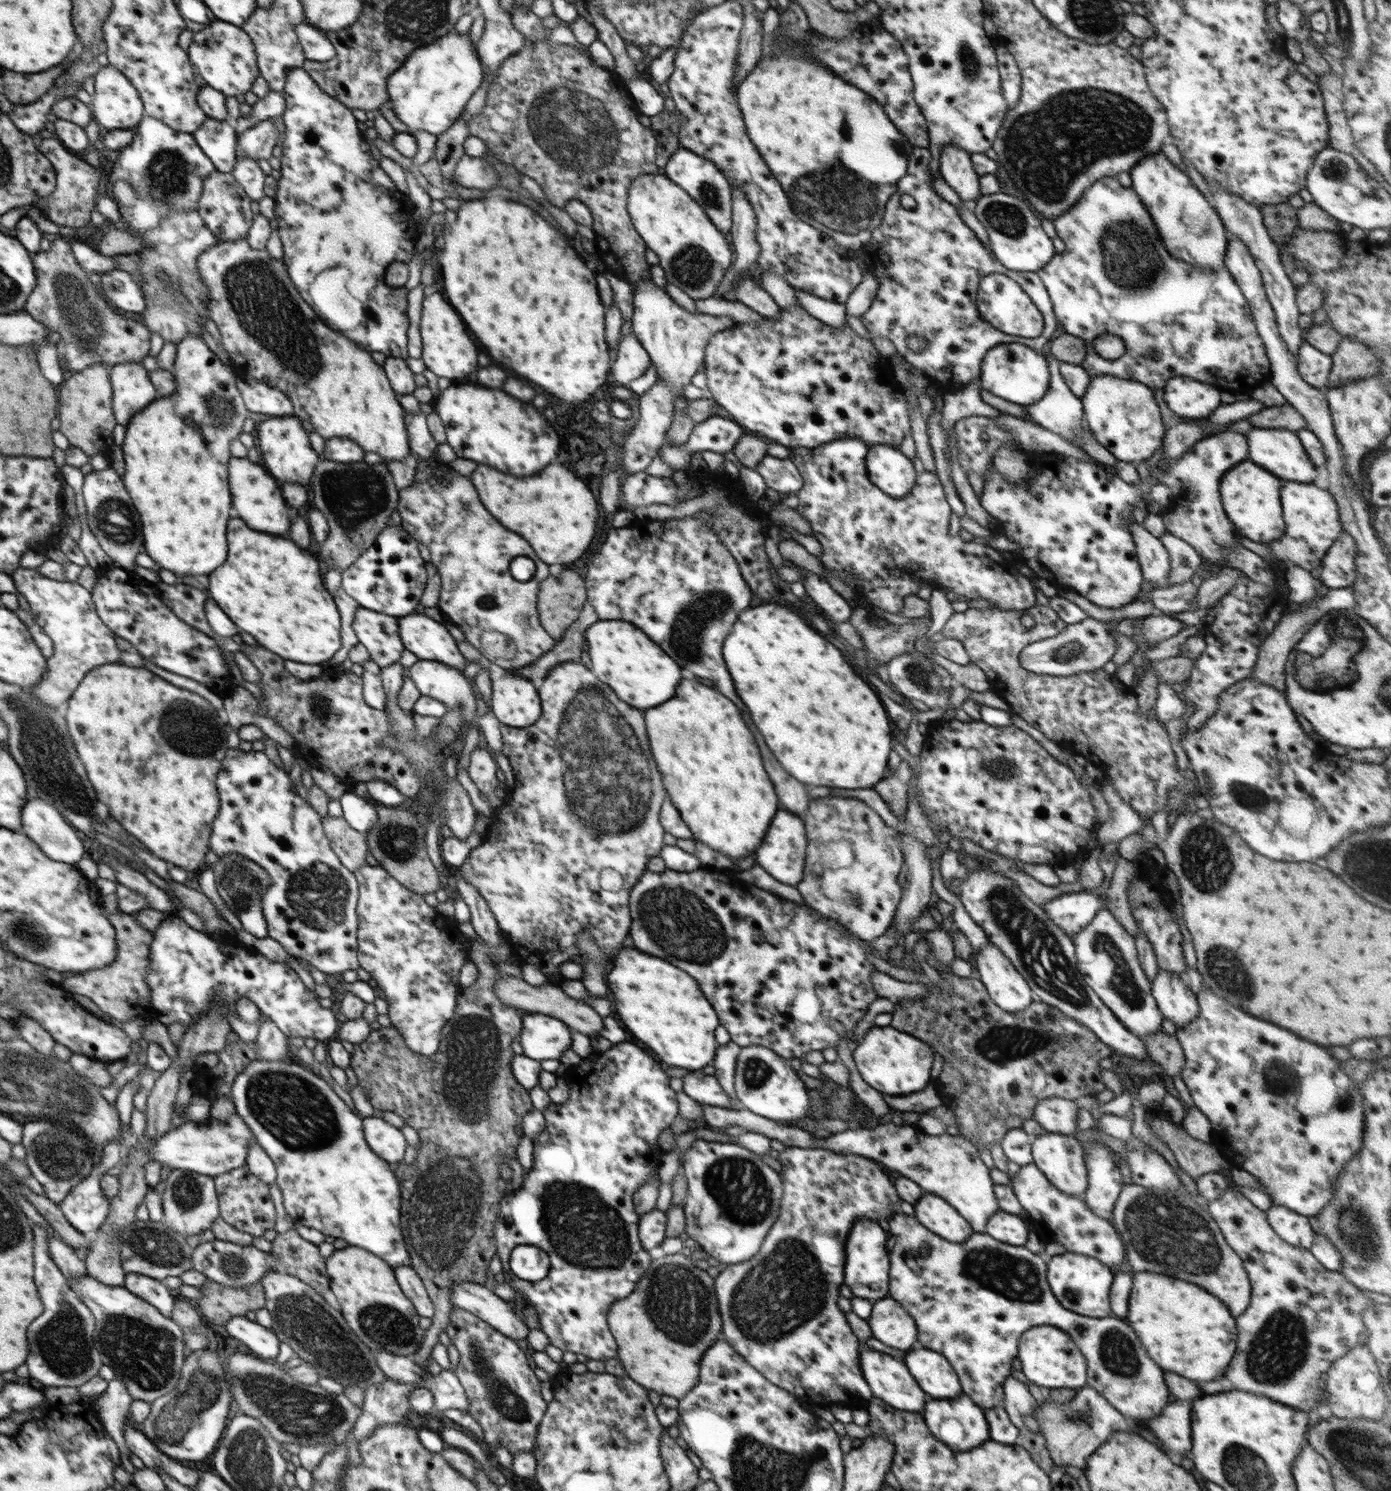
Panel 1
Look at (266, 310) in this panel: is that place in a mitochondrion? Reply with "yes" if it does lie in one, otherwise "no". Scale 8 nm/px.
yes

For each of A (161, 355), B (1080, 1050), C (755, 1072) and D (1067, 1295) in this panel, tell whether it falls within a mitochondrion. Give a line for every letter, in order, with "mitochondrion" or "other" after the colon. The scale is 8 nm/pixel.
A: other
B: mitochondrion
C: mitochondrion
D: mitochondrion

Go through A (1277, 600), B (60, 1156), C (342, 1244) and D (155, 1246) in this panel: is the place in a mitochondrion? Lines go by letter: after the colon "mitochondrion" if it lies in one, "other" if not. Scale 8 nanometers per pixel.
A: other
B: mitochondrion
C: other
D: mitochondrion

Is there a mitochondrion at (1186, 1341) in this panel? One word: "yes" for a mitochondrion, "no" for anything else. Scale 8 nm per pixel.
no

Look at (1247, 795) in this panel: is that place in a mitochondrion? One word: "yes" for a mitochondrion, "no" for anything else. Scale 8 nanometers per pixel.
yes

